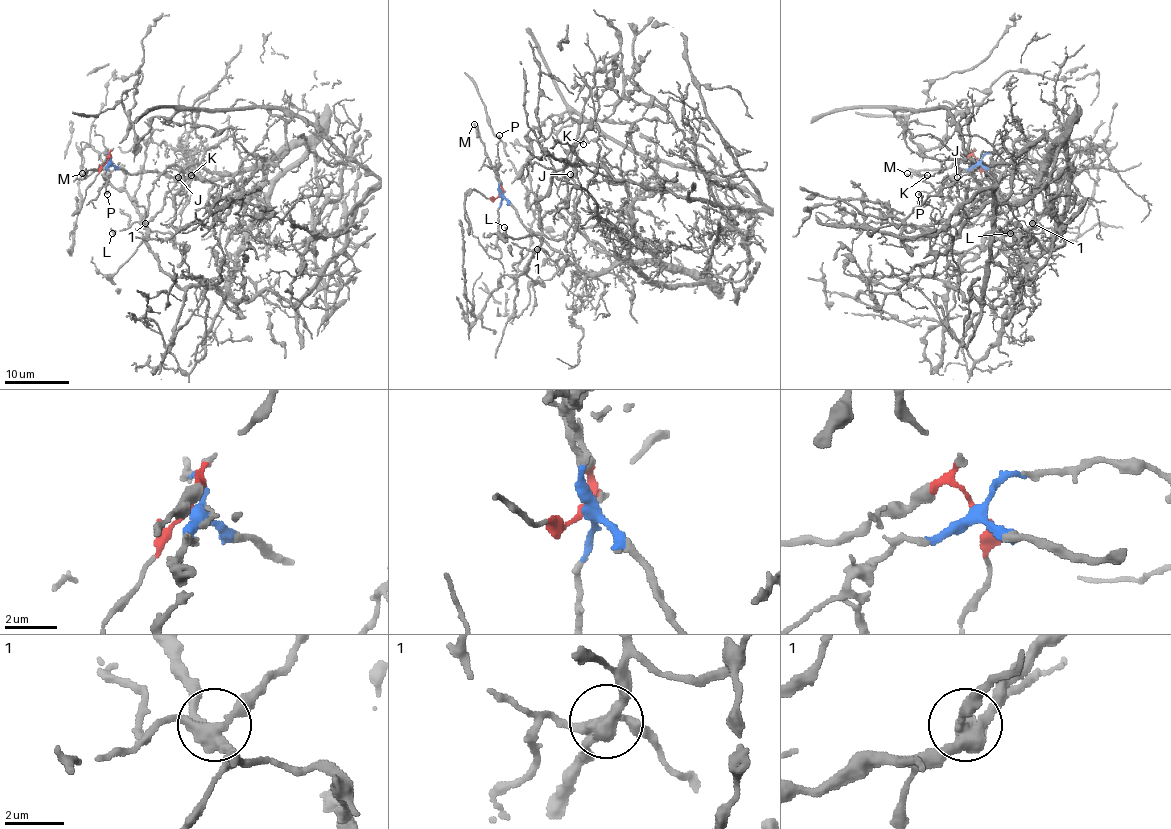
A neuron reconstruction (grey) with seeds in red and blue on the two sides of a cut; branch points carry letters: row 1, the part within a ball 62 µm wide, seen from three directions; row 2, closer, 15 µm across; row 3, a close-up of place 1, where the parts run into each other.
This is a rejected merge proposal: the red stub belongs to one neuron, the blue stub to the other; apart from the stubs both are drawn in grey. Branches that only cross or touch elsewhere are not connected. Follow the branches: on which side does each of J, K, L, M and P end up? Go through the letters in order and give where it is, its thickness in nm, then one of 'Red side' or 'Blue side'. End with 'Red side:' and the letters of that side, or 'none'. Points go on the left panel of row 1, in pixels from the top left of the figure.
J: Place: (178, 177). Thickness 130 nm. Blue side
K: Place: (191, 175). Thickness 140 nm. Blue side
L: Place: (112, 233). Thickness 240 nm. Blue side
M: Place: (82, 173). Thickness 200 nm. Red side
P: Place: (107, 194). Thickness 140 nm. Blue side
Red side: M

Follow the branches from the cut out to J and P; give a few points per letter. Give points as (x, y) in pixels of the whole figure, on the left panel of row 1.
J: (107, 162), (127, 173), (212, 179), (223, 173), (194, 163), (181, 184), (181, 171), (178, 178)
P: (107, 162), (107, 194)

